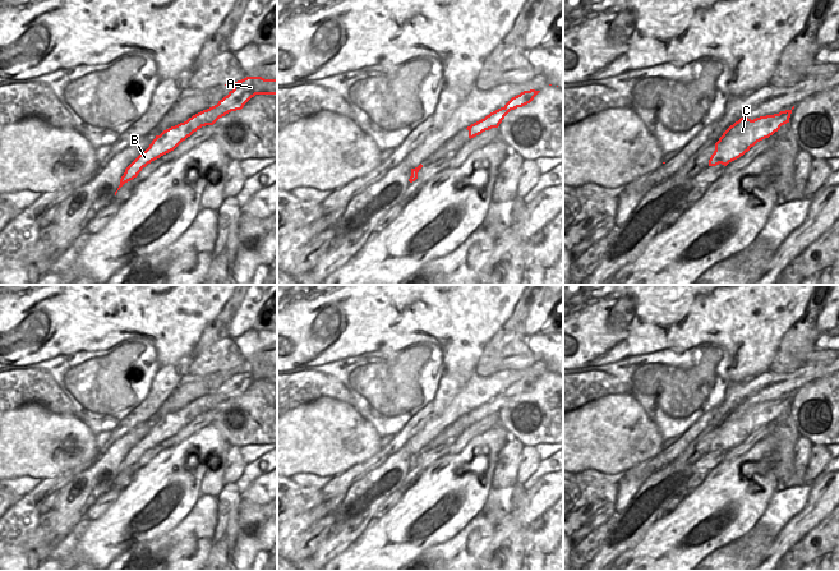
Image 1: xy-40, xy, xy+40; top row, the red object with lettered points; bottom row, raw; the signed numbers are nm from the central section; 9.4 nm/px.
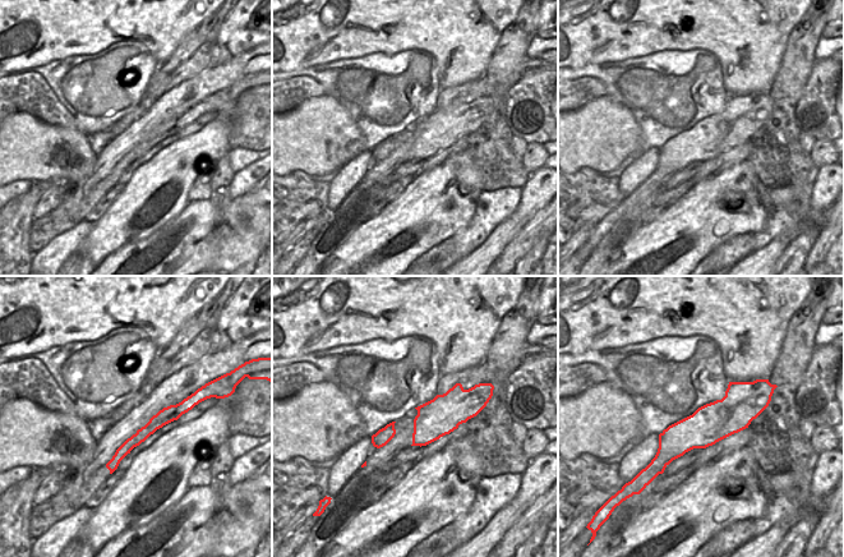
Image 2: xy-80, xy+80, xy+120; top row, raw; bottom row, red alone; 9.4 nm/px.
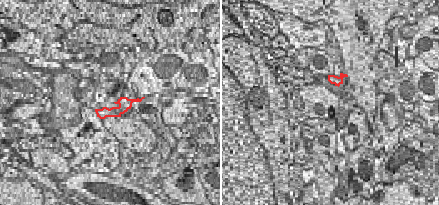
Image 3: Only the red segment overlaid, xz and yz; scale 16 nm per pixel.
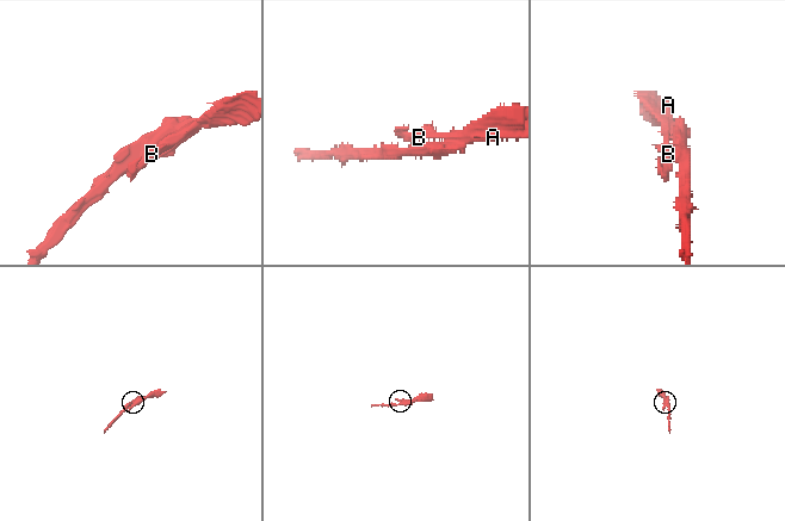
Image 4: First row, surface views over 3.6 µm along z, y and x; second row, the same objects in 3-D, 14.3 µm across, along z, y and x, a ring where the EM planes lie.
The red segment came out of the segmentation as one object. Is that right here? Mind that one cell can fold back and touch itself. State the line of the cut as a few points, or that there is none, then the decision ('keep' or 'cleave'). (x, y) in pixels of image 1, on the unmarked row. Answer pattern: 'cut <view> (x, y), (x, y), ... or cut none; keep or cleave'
cut xy (485, 403), (492, 404), (494, 413); cleave

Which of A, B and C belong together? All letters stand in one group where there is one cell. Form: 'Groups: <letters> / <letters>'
Groups: A B / C

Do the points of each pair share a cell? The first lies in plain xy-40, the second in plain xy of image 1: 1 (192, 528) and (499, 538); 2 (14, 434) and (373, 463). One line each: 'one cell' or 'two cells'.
1: two cells
2: two cells

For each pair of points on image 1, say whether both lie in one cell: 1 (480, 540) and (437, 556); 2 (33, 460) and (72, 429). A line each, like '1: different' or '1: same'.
1: same
2: same

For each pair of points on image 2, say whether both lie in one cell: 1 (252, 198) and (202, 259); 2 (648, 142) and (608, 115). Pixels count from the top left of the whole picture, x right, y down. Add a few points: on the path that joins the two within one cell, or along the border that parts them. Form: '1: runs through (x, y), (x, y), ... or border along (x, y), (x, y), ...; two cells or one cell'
1: border along (240, 196), (245, 202), (258, 205); two cells
2: border along (631, 110), (640, 129), (640, 142), (622, 161); two cells

